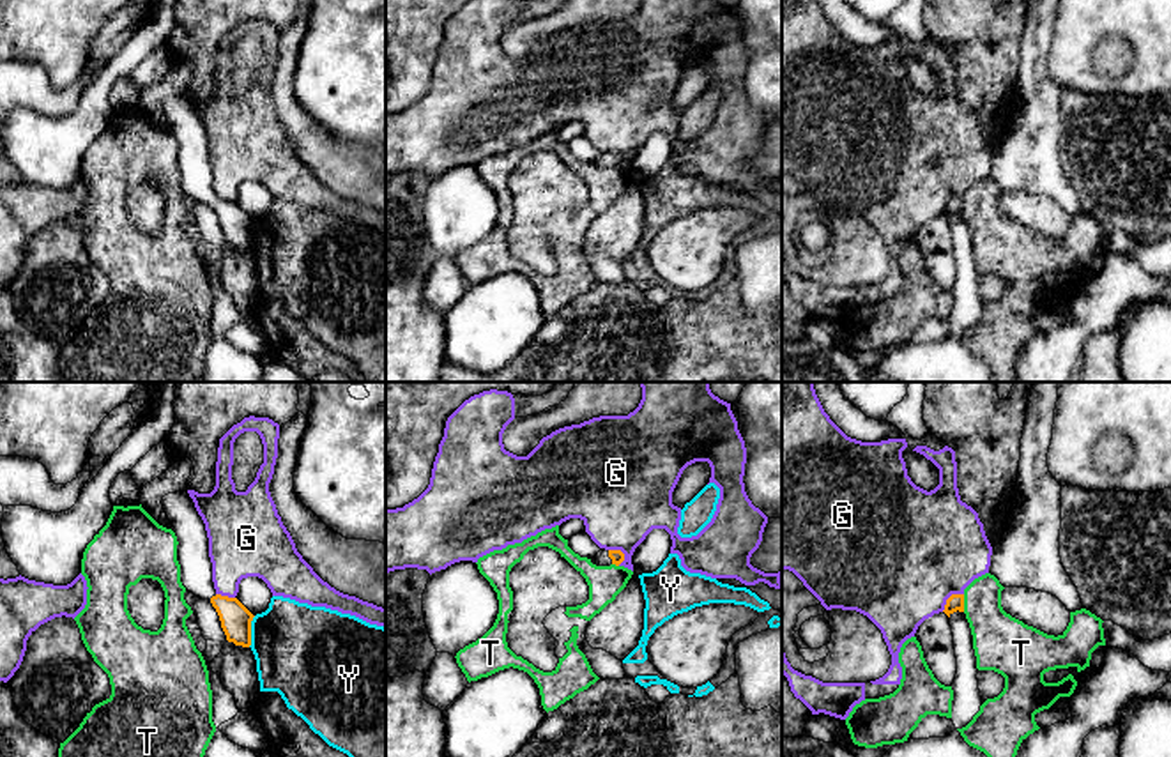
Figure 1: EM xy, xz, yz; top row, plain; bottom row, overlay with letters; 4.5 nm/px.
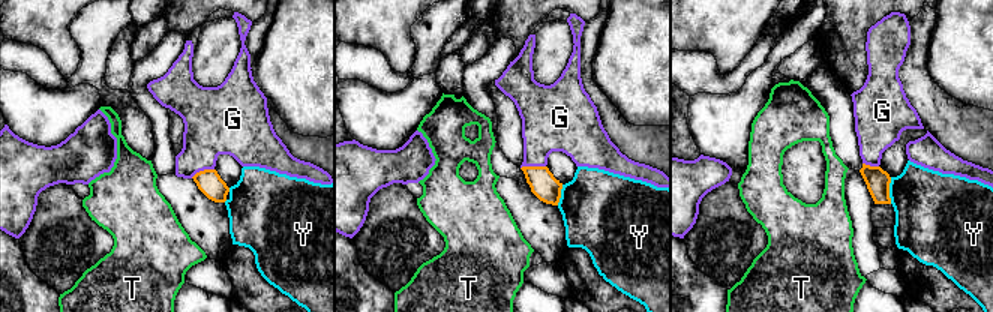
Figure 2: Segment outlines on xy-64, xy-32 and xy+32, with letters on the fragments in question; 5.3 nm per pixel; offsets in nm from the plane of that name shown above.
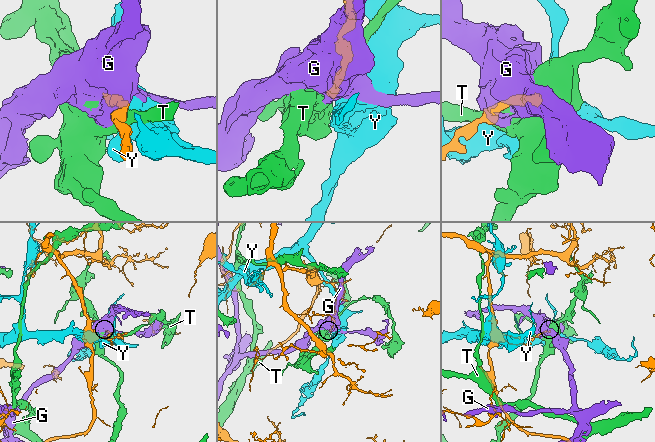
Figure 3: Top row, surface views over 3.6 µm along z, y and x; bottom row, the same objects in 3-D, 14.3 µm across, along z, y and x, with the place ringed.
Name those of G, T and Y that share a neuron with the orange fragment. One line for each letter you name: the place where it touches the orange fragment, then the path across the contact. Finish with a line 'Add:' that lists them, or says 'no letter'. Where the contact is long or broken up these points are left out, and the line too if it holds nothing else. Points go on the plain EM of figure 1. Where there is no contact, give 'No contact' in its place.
Add: no letter

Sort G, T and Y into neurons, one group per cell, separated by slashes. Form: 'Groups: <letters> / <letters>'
Groups: G / T / Y

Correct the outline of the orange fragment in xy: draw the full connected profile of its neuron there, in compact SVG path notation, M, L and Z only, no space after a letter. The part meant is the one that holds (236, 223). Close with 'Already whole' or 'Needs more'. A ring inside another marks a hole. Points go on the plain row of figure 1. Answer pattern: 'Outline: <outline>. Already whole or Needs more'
Outline: M188 94L165 99L161 108L179 145L177 164L182 189L195 200L212 207L228 246L249 251L255 219L237 202L216 196L205 127Z. Needs more

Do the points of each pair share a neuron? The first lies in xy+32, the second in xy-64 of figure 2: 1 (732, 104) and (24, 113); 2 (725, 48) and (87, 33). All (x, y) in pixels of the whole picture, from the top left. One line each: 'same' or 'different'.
1: same
2: different

